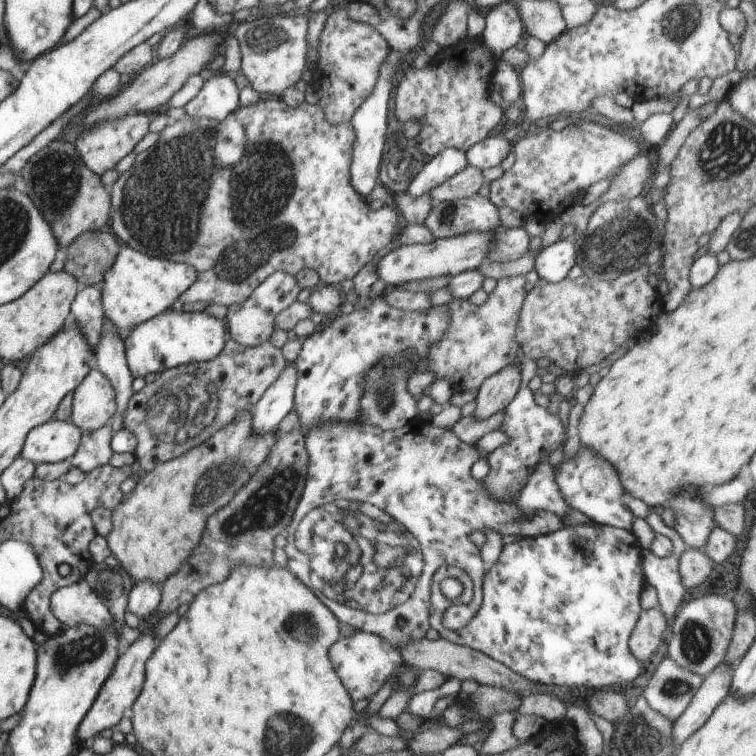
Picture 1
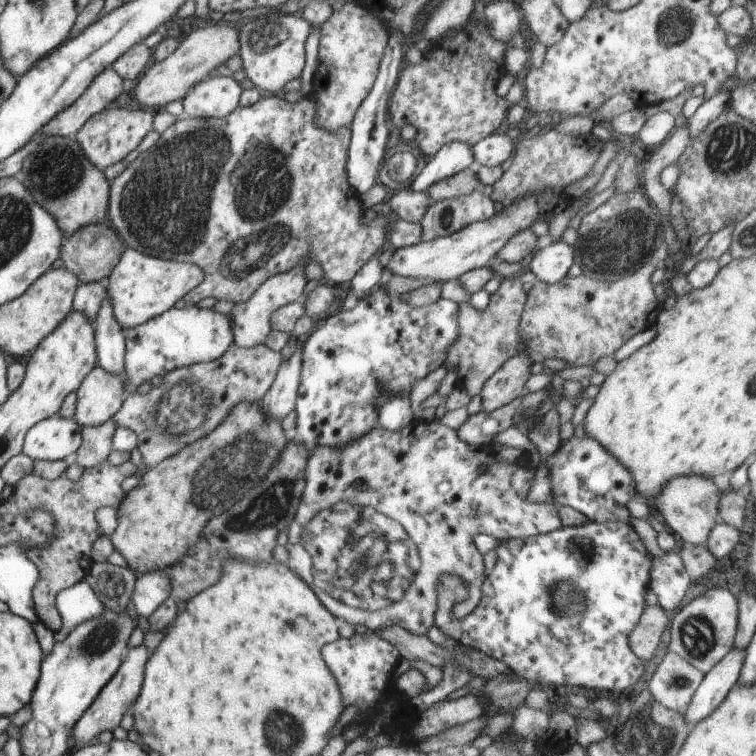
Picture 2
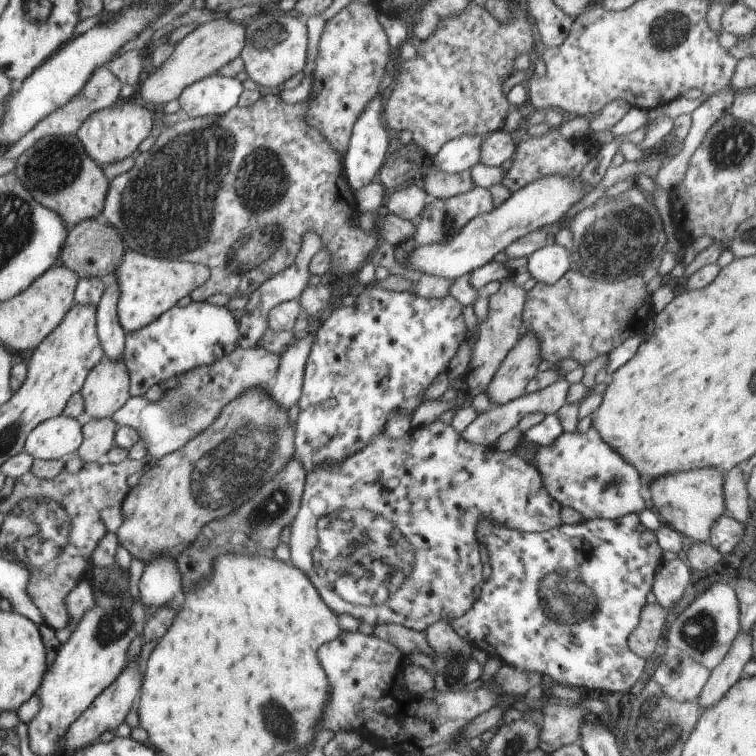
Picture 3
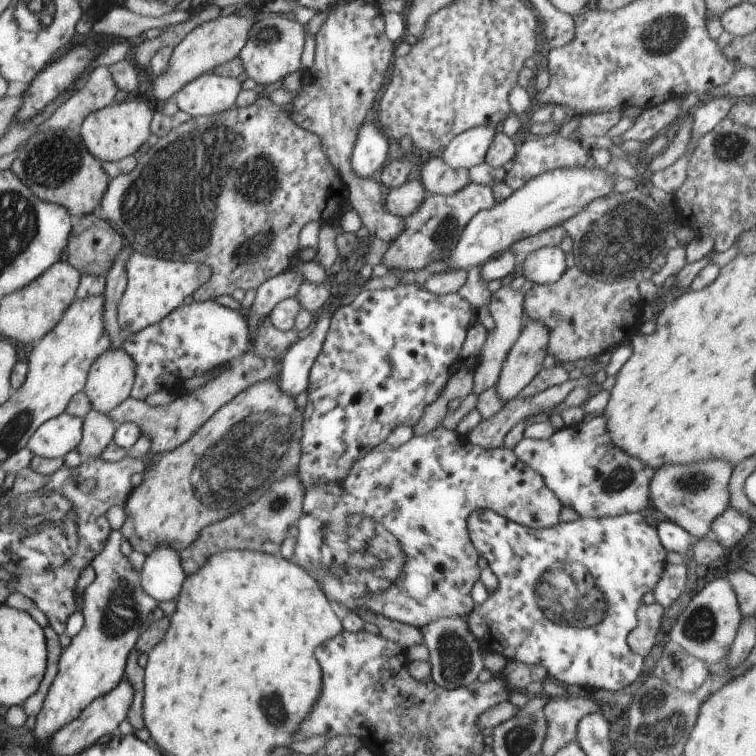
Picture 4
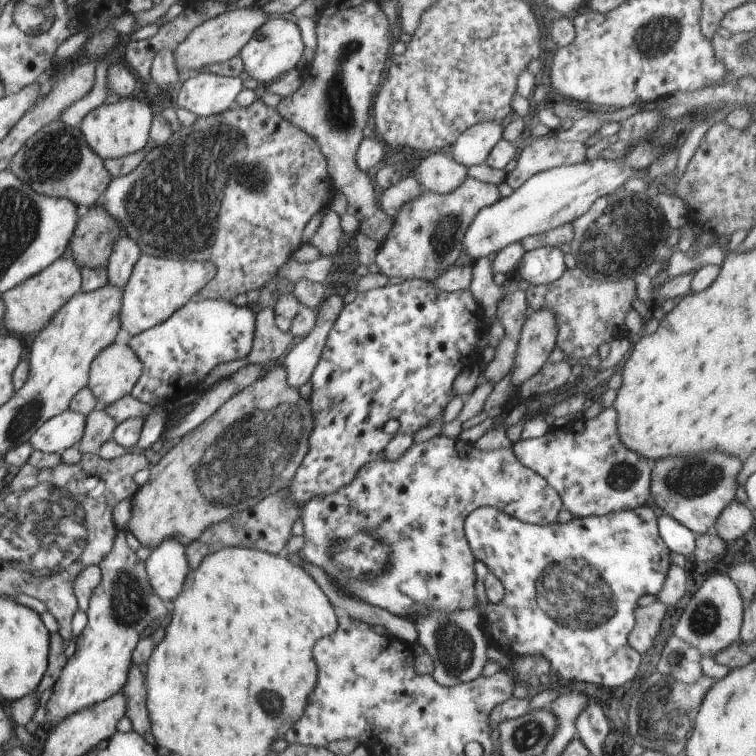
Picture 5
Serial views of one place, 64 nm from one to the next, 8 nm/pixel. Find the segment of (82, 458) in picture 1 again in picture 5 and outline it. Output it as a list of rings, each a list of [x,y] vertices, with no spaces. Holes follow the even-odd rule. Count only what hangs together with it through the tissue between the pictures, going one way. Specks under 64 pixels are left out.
[[[98,407],[87,415],[85,431],[79,442],[79,450],[82,454],[98,452],[100,446],[113,438],[117,420],[112,418],[106,409]]]

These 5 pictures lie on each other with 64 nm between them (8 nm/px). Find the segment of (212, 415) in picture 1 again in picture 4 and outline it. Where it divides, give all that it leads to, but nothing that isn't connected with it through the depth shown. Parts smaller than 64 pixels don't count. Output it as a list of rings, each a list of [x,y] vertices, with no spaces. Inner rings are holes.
[[[252,349],[228,363],[230,368],[224,370],[217,378],[197,390],[188,390],[169,405],[152,407],[146,401],[130,396],[113,408],[108,416],[118,425],[125,422],[136,423],[140,427],[141,434],[147,434],[152,439],[151,451],[170,452],[185,443],[219,408],[230,402],[239,392],[257,382],[278,376],[280,370],[279,362],[260,358],[252,352]]]

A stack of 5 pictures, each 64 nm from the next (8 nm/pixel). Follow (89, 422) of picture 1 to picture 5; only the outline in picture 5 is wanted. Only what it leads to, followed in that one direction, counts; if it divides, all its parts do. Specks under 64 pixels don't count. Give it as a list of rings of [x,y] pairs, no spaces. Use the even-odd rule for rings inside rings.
[[[112,343],[92,361],[89,383],[99,407],[106,409],[131,394],[143,364],[129,344]]]

